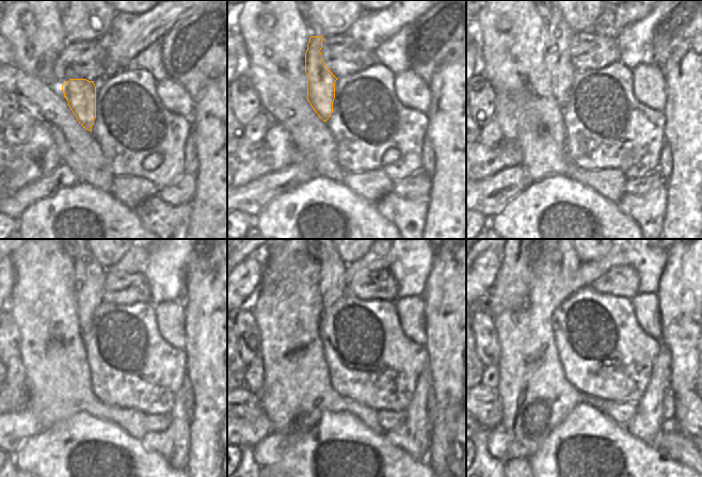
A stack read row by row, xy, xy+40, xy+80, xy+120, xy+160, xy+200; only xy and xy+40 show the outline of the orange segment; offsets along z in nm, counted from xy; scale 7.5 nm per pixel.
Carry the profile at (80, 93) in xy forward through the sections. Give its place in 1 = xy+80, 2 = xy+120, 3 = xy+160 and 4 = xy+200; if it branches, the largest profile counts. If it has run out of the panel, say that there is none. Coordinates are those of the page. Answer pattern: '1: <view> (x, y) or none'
1: xy+80 (557, 60)
2: xy+120 (89, 274)
3: xy+160 (333, 283)
4: xy+200 (570, 261)

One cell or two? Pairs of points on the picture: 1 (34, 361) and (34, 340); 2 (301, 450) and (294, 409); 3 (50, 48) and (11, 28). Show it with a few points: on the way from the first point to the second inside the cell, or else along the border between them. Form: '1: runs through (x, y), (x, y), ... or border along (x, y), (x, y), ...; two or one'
1: runs through (34, 355), (34, 346); one
2: border along (319, 418), (303, 432), (292, 434), (273, 433); two
3: runs through (41, 38), (33, 31), (24, 31), (20, 28); one

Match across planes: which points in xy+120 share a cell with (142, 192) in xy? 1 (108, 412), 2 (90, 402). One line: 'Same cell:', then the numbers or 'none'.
Same cell: 1, 2

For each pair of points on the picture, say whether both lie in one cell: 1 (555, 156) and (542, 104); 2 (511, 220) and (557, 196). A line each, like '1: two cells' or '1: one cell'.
1: one cell
2: one cell

